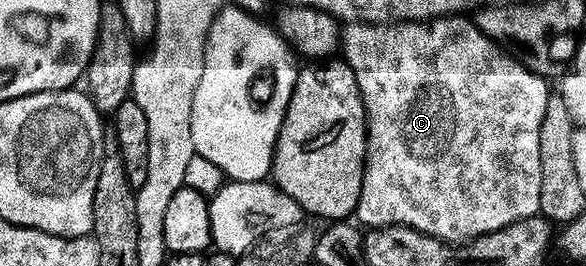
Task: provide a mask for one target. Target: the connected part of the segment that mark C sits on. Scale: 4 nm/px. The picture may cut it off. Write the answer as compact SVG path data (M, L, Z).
M466 17L431 19L429 23L351 23L342 36L341 54L352 73L356 73L356 81L366 106L366 176L356 212L356 219L363 223L363 228L411 227L442 243L465 245L519 223L521 219L533 219L539 214L540 125L544 125L544 113L548 113L548 101L552 94L552 88L546 84L549 82L543 76L532 73L513 55L484 37L478 26Z

